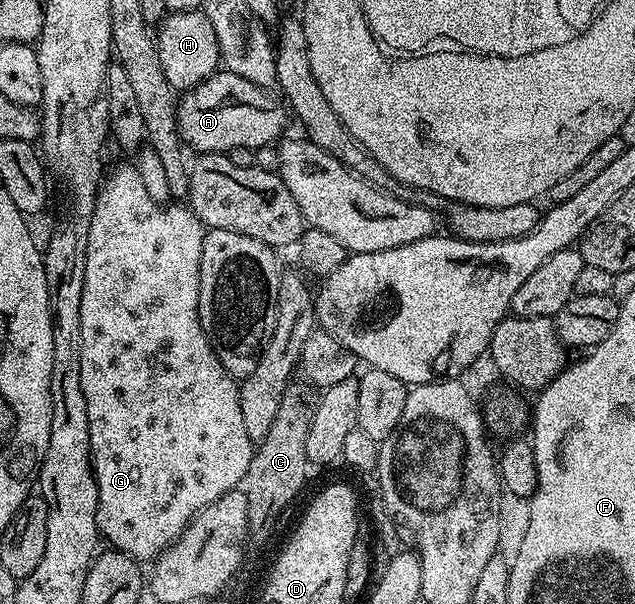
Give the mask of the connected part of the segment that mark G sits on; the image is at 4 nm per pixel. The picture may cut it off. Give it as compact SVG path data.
M128 163L128 165L124 165L124 166L122 166L122 167L121 167L121 169L116 169L116 170L114 170L114 171L113 171L113 173L112 173L112 174L110 174L110 175L109 175L109 177L108 177L108 174L107 174L107 176L105 176L105 177L104 177L104 178L103 178L103 181L102 181L102 184L101 184L101 185L100 185L100 186L99 186L99 192L98 192L98 193L97 193L97 195L96 195L96 205L95 205L95 206L94 206L94 207L93 207L93 213L92 213L92 217L91 217L91 221L90 221L90 223L89 223L89 225L88 225L88 246L87 246L87 247L86 247L86 283L82 283L82 307L81 307L81 308L80 308L80 322L81 322L81 323L82 323L82 359L81 359L81 360L80 360L80 362L81 362L81 363L82 363L82 395L86 395L86 419L90 419L90 451L91 451L91 452L92 452L92 474L94 474L94 475L95 475L95 477L96 477L96 486L97 486L97 487L98 487L98 507L97 507L97 508L96 508L96 527L97 527L97 530L98 530L98 532L99 532L99 534L100 534L100 536L101 536L101 538L103 538L103 540L104 540L104 541L105 541L105 542L107 542L107 541L109 541L109 543L110 543L110 544L112 544L112 545L109 545L109 546L111 546L111 548L112 548L112 549L113 549L113 550L115 550L115 552L117 552L117 553L125 553L125 554L126 554L126 555L130 555L130 556L131 556L131 557L133 557L133 559L134 559L134 560L136 560L136 561L138 561L138 562L141 562L141 563L152 563L152 562L155 562L155 560L156 560L156 558L157 558L157 557L159 557L159 556L160 556L160 554L161 554L161 553L164 553L164 552L165 552L165 551L167 551L167 549L168 549L168 548L169 548L169 547L170 547L170 546L172 546L172 544L174 544L174 543L175 543L175 541L176 541L176 540L177 540L177 539L179 539L179 537L180 537L180 536L182 536L182 535L183 535L183 533L184 533L184 529L185 529L185 528L186 528L186 526L188 526L188 524L190 524L190 522L191 522L191 521L192 521L192 520L193 520L193 519L194 519L194 518L195 518L195 517L197 517L197 515L199 515L199 513L201 513L201 511L203 511L203 509L205 509L205 507L207 507L207 506L208 506L208 505L209 505L209 504L210 504L210 503L214 503L214 502L215 502L215 501L217 501L217 500L218 500L218 499L219 499L219 498L220 498L220 497L221 497L221 496L222 496L222 495L226 495L226 494L227 494L227 493L229 493L229 491L231 491L231 489L234 489L234 488L237 488L237 486L239 486L239 485L240 485L240 484L241 484L241 482L243 482L243 479L244 479L244 476L245 476L245 475L246 475L246 471L247 471L247 468L248 468L248 467L250 467L250 461L251 461L251 459L252 459L252 454L253 454L253 452L254 452L254 442L253 442L253 441L252 441L252 440L251 440L251 439L250 439L250 435L246 435L246 426L245 426L245 425L244 425L244 422L243 422L243 420L242 420L242 403L241 403L241 402L240 402L240 387L239 387L239 384L238 384L238 381L237 381L237 378L235 378L235 377L233 377L233 376L232 376L232 374L231 374L231 373L228 373L228 372L227 372L227 371L226 371L226 367L222 367L222 363L221 363L221 362L220 362L220 360L219 360L219 359L218 359L218 355L217 355L217 354L216 354L216 352L214 352L214 350L212 350L212 348L211 348L211 347L210 347L210 343L209 343L209 342L208 342L208 336L207 336L207 335L205 335L205 334L204 334L204 332L203 332L203 331L202 331L202 323L201 323L201 322L200 322L200 316L199 316L199 315L198 315L198 287L199 287L199 286L200 286L200 264L201 264L201 263L202 263L202 243L203 243L203 242L204 242L204 234L205 234L205 232L206 232L206 227L205 227L205 226L204 226L204 224L202 224L202 223L201 223L201 221L200 221L200 220L199 220L199 219L197 219L197 218L196 218L196 212L194 212L194 211L193 211L193 209L191 209L191 207L189 207L189 206L188 206L188 205L187 205L187 204L184 204L184 203L168 203L168 204L165 204L165 205L163 205L163 204L161 204L161 202L158 202L158 201L155 201L155 200L154 200L154 199L150 199L150 194L148 194L148 193L147 193L147 192L146 192L146 186L145 186L145 185L143 185L143 184L142 184L142 179L141 179L141 177L140 177L140 176L138 176L138 171L137 171L137 170L136 170L136 166L135 166L135 164L132 164L132 163Z

